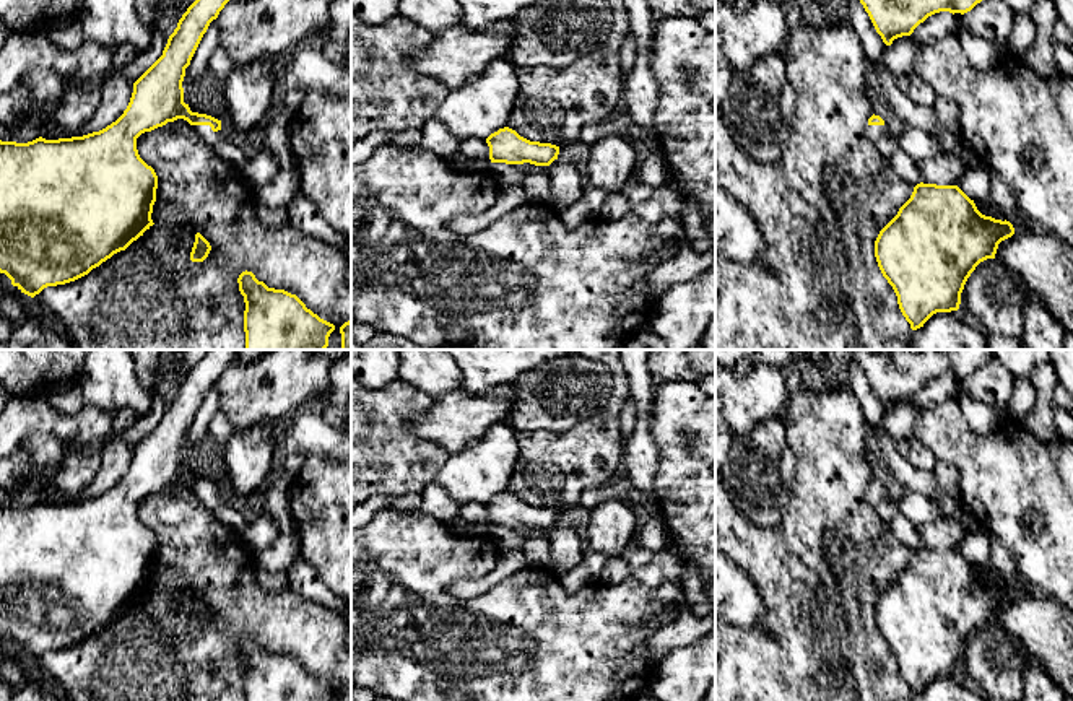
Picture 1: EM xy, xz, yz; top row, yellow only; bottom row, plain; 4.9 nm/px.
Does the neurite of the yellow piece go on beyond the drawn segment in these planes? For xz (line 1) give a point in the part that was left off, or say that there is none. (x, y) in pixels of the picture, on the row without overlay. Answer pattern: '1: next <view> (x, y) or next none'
1: next none

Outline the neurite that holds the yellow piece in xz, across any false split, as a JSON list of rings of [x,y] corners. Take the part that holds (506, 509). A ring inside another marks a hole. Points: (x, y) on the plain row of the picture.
[[[504,491],[486,503],[491,527],[550,530],[558,524],[559,511],[530,506]]]

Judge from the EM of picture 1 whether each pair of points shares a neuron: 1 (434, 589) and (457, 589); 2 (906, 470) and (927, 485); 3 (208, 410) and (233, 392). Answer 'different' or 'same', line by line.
1: different
2: same
3: different

